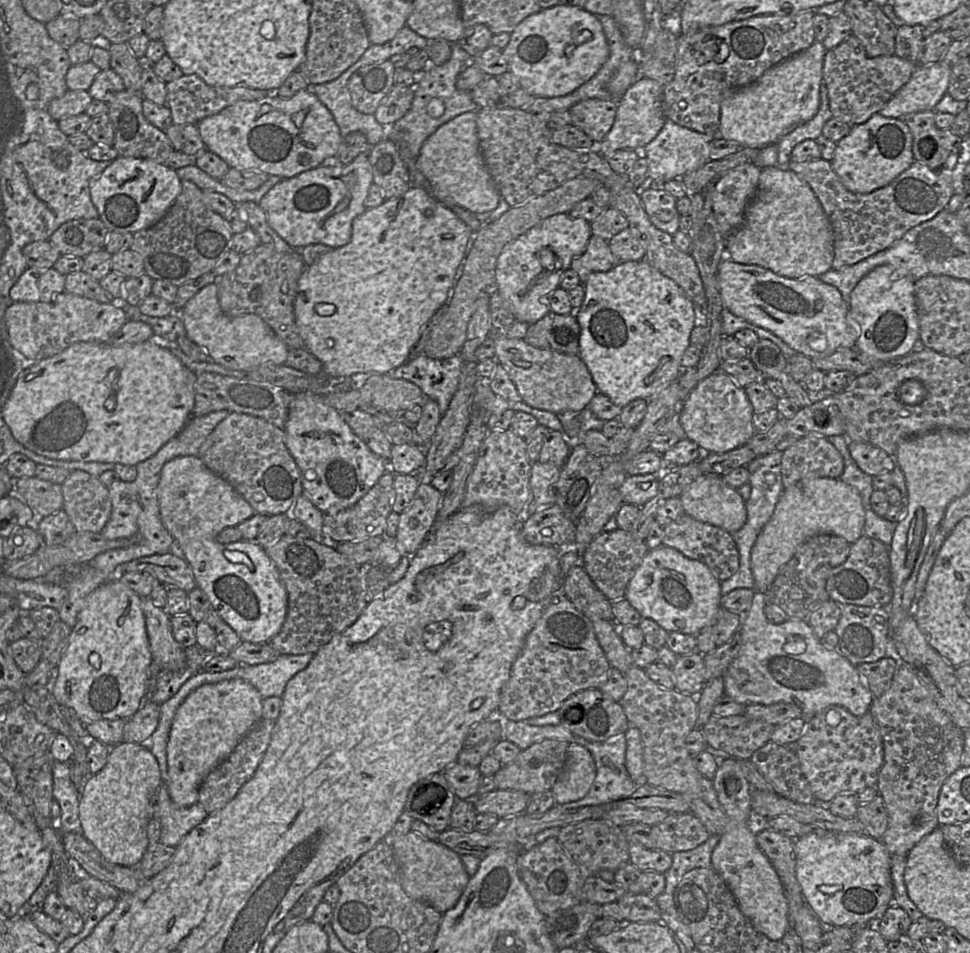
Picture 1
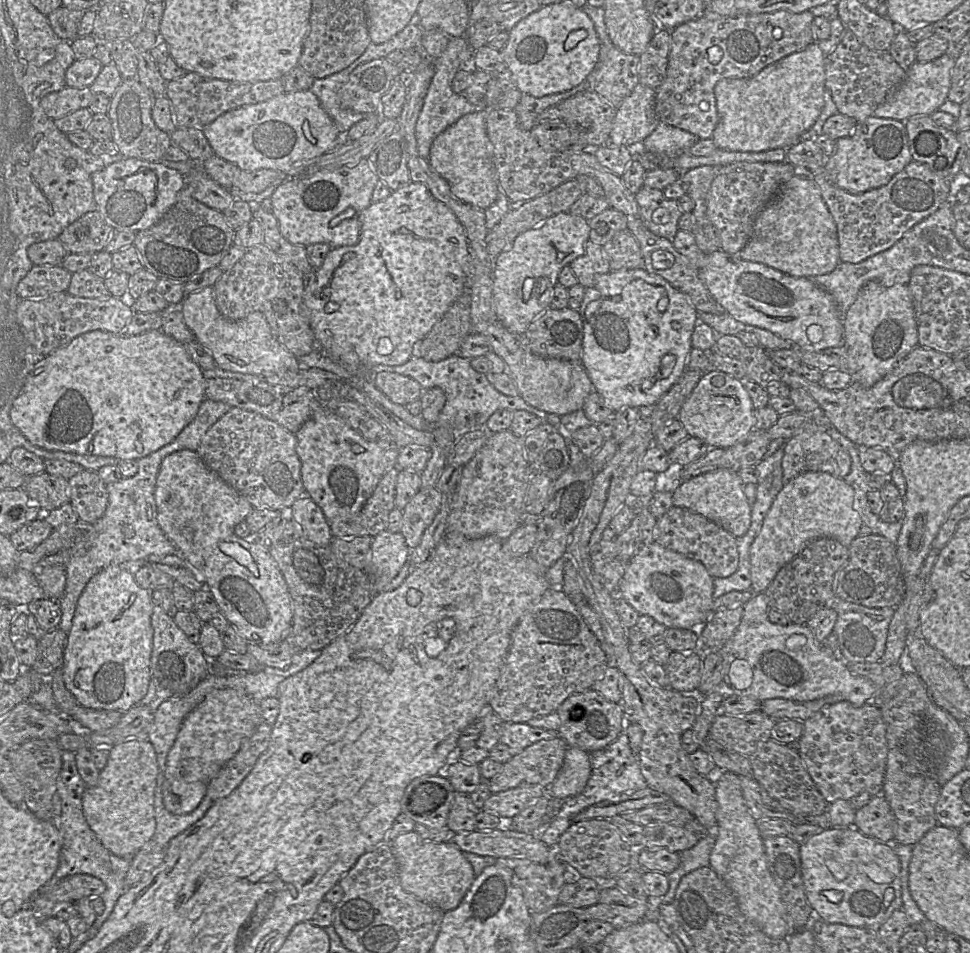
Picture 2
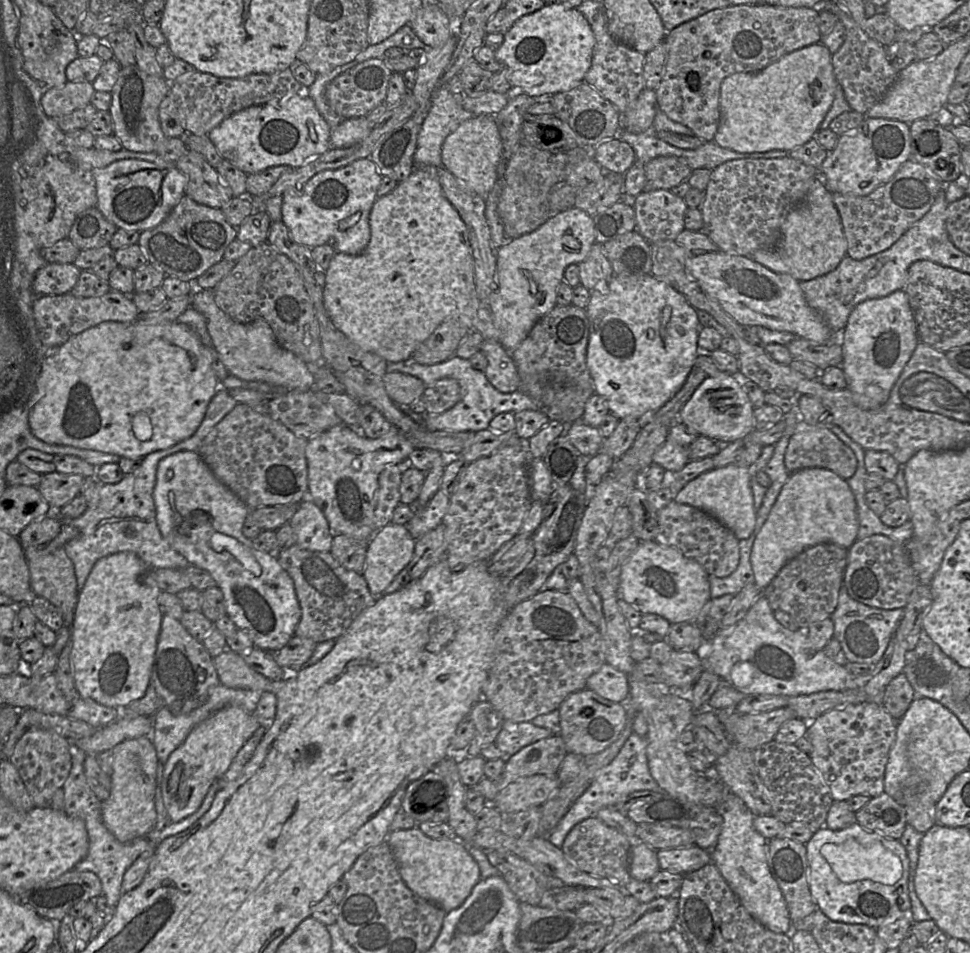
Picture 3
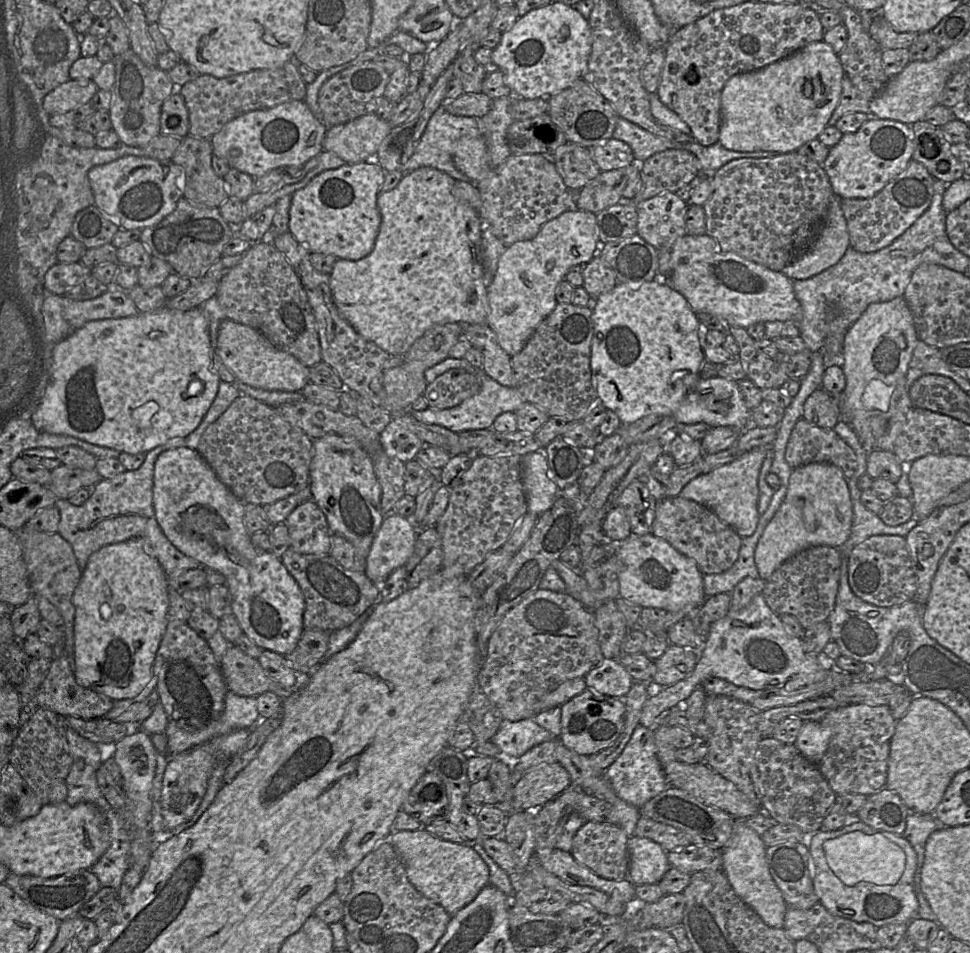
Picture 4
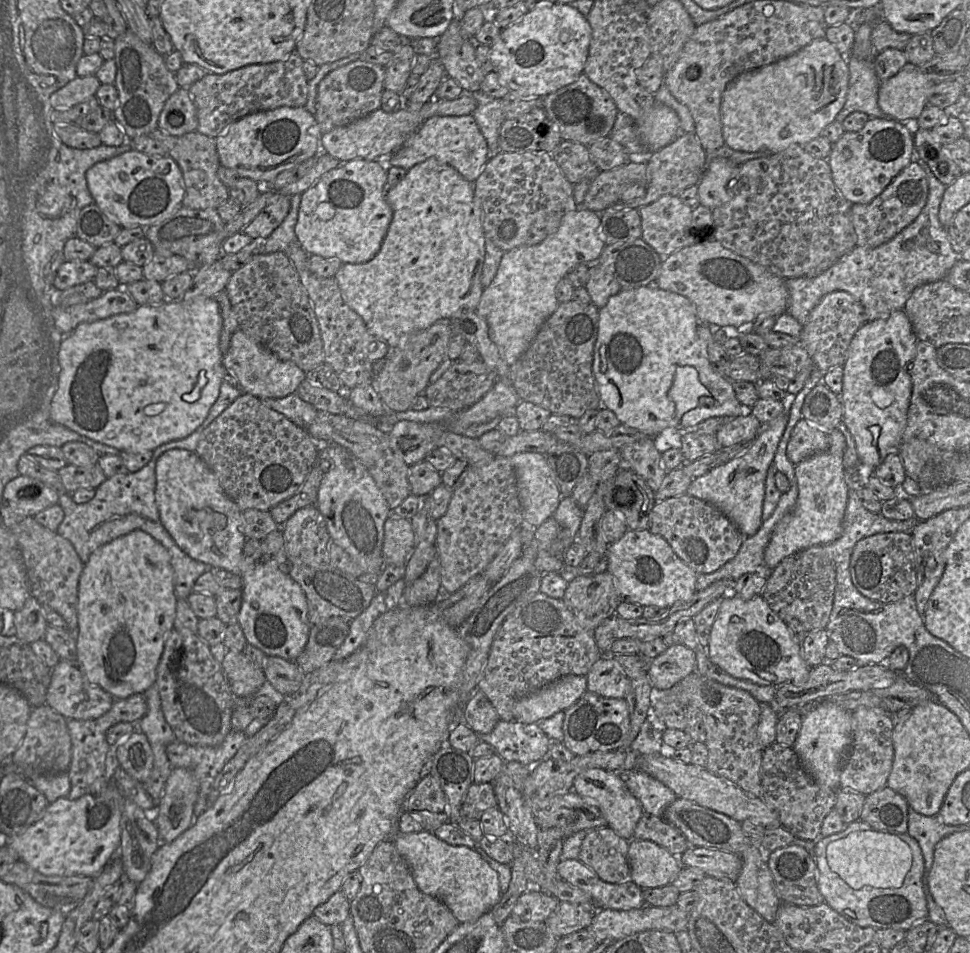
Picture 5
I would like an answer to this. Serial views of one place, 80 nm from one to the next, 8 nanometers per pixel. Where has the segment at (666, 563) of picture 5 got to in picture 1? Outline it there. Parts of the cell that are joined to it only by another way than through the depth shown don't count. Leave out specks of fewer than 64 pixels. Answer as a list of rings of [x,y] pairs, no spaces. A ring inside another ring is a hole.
[[[661,545],[648,550],[626,588],[625,599],[642,618],[654,620],[668,632],[697,635],[713,622],[721,608],[721,585],[710,569],[678,550]]]

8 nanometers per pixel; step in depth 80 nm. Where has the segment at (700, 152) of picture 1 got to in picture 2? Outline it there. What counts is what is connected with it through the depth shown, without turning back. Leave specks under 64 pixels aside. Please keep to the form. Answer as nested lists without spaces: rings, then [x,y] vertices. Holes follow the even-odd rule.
[[[660,121],[655,130],[643,141],[638,152],[673,157],[683,152],[688,153],[688,149],[698,140],[693,133]]]

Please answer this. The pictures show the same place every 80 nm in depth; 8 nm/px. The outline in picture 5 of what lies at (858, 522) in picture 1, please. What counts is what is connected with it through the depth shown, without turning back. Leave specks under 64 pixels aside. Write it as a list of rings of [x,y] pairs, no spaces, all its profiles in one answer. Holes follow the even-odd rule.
[[[834,429],[830,432],[830,446],[827,451],[815,454],[795,465],[797,501],[793,509],[776,524],[764,550],[764,561],[769,568],[776,568],[783,559],[796,552],[816,545],[826,545],[841,536],[849,498],[843,466],[845,450],[844,435]]]

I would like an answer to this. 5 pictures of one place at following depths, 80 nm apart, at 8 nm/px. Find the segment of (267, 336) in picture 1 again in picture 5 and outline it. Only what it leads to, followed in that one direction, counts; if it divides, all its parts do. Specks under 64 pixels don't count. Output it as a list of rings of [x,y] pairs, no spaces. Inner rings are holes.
[[[241,329],[231,335],[229,349],[223,355],[222,364],[227,371],[235,374],[243,393],[259,399],[286,397],[295,393],[299,385],[306,379],[306,373],[295,363],[279,359]]]

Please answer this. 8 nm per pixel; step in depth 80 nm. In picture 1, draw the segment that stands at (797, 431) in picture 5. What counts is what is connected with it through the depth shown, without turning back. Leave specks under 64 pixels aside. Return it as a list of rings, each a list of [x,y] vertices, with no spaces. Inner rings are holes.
[[[820,435],[801,437],[783,452],[781,477],[786,489],[805,478],[839,478],[844,470],[843,457],[828,438]]]

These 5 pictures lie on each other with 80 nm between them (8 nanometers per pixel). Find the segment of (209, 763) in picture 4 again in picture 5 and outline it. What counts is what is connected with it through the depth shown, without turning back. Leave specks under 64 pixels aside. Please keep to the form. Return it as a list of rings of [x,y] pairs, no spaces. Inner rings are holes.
[[[171,769],[154,820],[159,846],[160,840],[172,842],[191,825],[198,791],[198,780],[190,770]]]

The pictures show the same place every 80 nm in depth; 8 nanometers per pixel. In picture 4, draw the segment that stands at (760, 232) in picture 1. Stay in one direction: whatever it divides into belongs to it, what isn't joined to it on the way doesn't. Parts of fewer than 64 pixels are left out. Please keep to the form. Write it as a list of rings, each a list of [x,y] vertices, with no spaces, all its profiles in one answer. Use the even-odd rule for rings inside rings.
[[[831,197],[828,209],[807,249],[781,271],[792,280],[811,278],[835,265],[850,246],[847,223],[840,206],[842,198]]]

